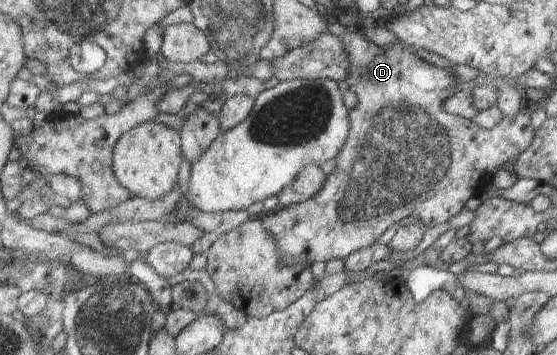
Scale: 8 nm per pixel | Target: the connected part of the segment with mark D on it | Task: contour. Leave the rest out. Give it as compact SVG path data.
M349 30L339 36L345 46L350 61L346 82L350 91L353 91L358 98L356 107L349 114L351 129L347 143L336 157L334 170L327 176L323 187L316 196L313 196L311 200L299 202L289 207L278 207L261 217L265 227L274 235L276 244L278 245L280 261L285 264L288 263L289 266L305 263L311 266L312 263L326 263L327 261L331 261L331 259L347 259L352 253L375 245L376 241L379 241L379 237L393 223L399 223L399 221L403 221L409 215L419 218L426 228L434 228L444 224L446 221L449 221L449 218L459 215L465 209L463 207L465 207L465 203L471 197L481 196L483 191L485 191L485 187L493 181L493 173L499 167L503 168L503 165L507 165L509 161L516 160L523 152L527 152L536 135L537 129L531 124L531 108L528 103L523 102L518 113L512 118L509 116L503 117L501 122L489 129L480 127L471 118L454 115L443 109L443 101L447 97L455 95L455 92L458 91L457 83L462 82L452 71L437 67L437 65L425 61L425 59L417 56L411 48L408 48L408 46L401 42L380 46Z

